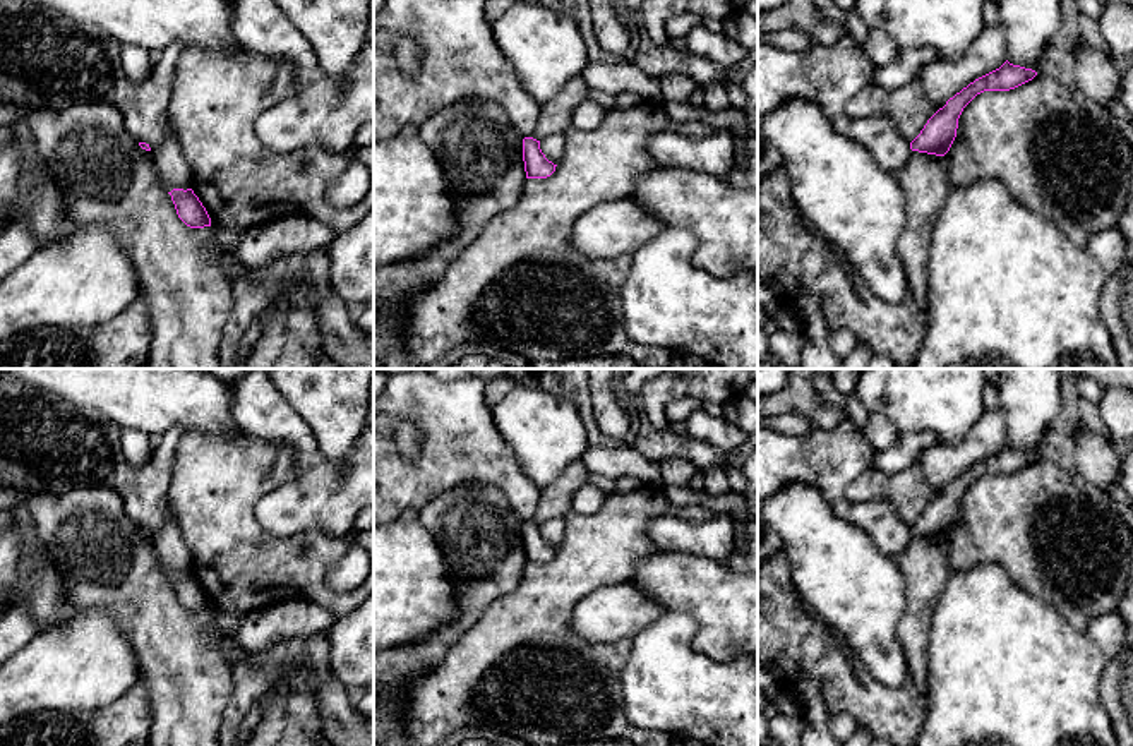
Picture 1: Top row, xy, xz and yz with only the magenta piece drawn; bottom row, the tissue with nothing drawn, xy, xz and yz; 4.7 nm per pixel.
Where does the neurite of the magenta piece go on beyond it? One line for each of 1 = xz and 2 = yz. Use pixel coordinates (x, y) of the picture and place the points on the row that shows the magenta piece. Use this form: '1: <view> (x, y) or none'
1: none
2: none

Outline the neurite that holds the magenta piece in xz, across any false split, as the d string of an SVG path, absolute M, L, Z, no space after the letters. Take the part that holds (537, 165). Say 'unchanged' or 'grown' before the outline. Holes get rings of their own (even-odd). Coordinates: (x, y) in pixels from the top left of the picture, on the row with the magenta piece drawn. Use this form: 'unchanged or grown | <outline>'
unchanged | M533 137L523 139L523 161L526 178L547 178L555 171L557 166L545 158L540 149L540 141Z

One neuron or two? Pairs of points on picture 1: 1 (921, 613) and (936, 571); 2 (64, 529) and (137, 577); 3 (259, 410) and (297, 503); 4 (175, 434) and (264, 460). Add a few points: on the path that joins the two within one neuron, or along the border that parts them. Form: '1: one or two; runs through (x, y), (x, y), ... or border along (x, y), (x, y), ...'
1: one; runs through (921, 602), (921, 587), (926, 582)
2: one; runs through (83, 535), (119, 571)
3: one; runs through (283, 427), (305, 450), (305, 479)
4: two; border along (184, 433), (175, 450), (172, 475)

